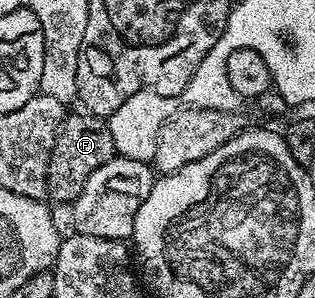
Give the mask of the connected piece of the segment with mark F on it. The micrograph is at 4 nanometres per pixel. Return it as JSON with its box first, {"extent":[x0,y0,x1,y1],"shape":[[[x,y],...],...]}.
{"extent":[46,114,116,205],"shape":[[[67,114],[66,120],[62,122],[50,154],[46,173],[47,196],[51,200],[54,198],[56,202],[66,203],[66,205],[72,205],[76,197],[80,197],[80,192],[84,190],[88,177],[92,177],[92,173],[100,169],[100,165],[104,165],[116,155],[109,122],[101,115],[81,114]]]}

